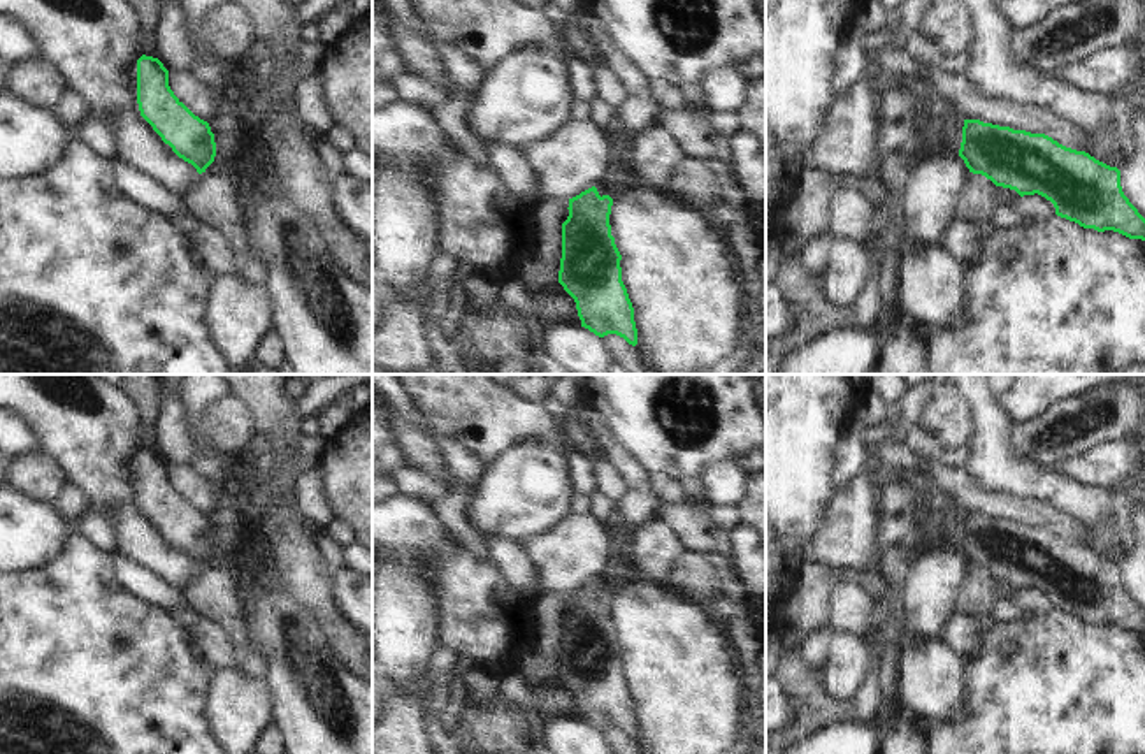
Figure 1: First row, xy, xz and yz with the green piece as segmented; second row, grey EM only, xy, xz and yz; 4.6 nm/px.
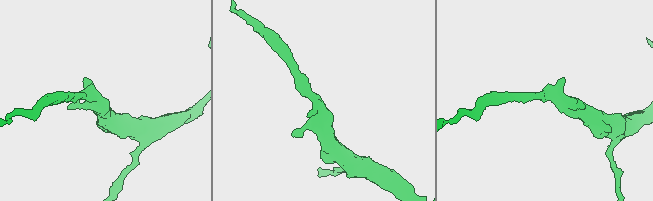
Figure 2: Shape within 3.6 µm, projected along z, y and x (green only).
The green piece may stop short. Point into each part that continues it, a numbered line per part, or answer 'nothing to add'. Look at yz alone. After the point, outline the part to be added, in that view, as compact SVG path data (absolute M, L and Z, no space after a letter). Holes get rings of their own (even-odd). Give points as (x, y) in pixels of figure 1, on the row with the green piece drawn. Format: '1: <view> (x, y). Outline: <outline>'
nothing to add

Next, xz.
nothing to add

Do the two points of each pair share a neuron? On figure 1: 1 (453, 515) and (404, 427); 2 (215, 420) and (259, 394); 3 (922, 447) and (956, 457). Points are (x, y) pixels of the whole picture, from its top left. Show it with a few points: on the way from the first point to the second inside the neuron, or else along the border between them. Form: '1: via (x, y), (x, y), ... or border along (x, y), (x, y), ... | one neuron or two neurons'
1: border along (434, 440), (446, 461), (450, 477), (445, 482) | two neurons
2: border along (230, 392), (252, 413), (257, 433) | two neurons
3: via (931, 450), (947, 457) | one neuron

